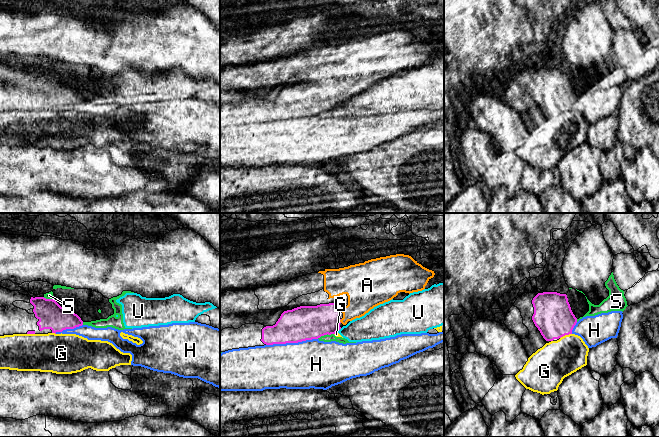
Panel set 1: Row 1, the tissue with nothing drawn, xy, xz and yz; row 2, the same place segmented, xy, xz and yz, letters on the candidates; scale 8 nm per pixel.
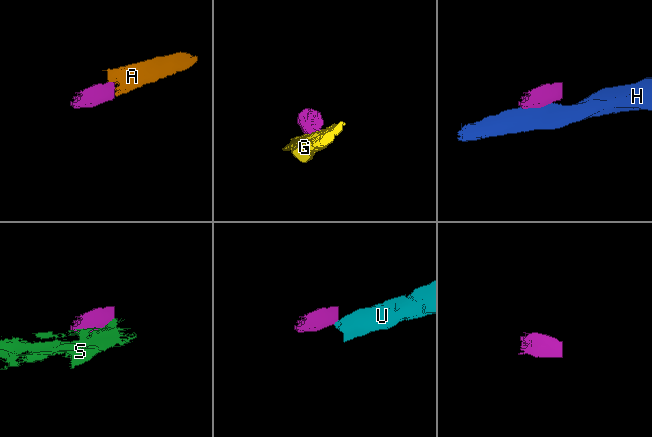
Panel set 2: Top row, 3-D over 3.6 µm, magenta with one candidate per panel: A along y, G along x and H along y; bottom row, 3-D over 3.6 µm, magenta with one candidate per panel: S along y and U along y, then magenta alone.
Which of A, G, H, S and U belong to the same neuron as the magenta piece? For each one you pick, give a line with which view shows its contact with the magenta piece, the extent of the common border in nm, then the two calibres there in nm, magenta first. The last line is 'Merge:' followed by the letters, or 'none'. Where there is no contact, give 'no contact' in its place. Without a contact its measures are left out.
A: contact in xz; length 40 nm; calibres 260 and 300 nm
Merge: A

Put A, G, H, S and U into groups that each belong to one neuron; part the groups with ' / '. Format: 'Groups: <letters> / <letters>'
Groups: A / G / H S / U

